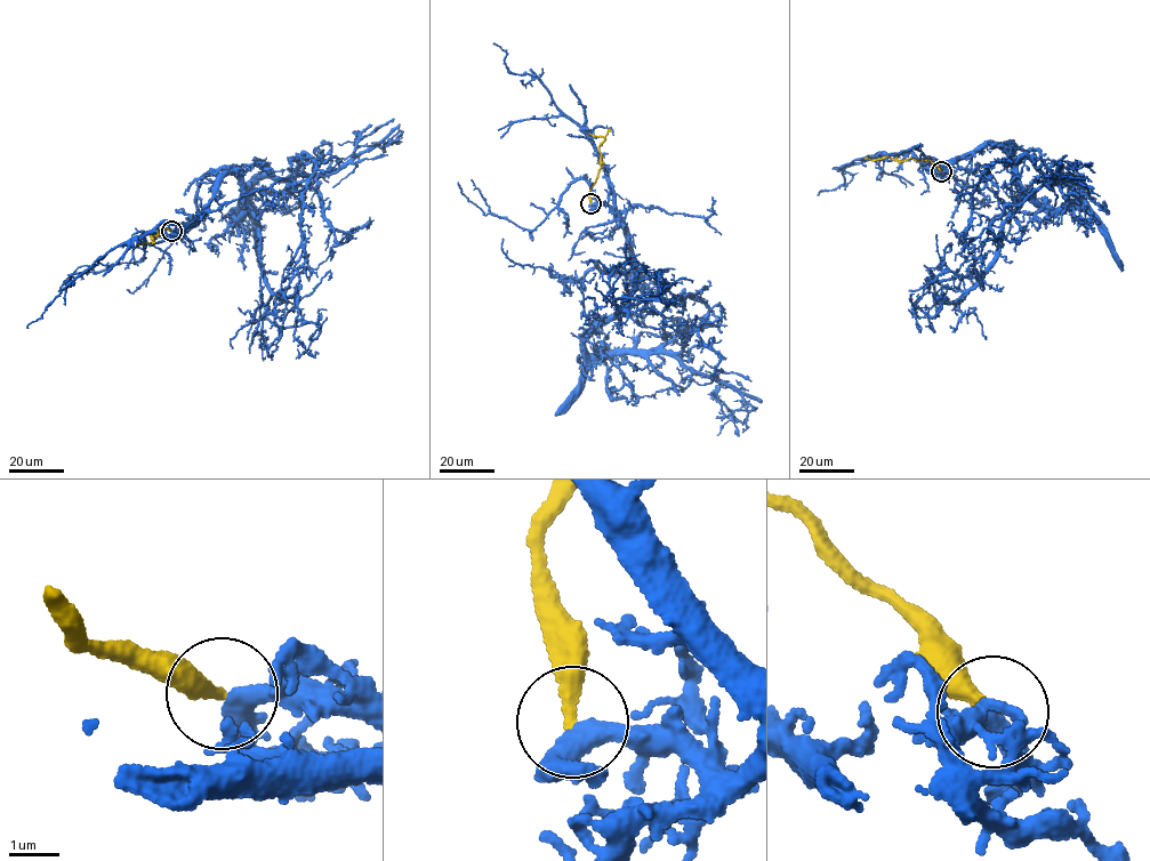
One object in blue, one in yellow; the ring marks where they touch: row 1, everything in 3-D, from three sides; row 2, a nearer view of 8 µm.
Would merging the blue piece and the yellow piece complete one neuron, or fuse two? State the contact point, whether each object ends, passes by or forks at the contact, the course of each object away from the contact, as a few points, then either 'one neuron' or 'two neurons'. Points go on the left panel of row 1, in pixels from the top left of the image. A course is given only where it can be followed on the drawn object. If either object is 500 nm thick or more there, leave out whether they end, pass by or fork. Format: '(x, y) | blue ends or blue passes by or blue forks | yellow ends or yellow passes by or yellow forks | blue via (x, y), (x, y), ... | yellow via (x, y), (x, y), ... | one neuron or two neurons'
(171, 231) | blue passes by | yellow ends | blue via (171, 231), (184, 233), (201, 218), (224, 177), (232, 172), (240, 182), (248, 206), (236, 220) | yellow via (170, 231), (162, 225), (161, 232), (150, 236), (153, 241), (137, 244) | two neurons

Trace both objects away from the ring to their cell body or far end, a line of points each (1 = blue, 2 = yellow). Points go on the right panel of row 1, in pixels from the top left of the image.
1: (941, 171), (988, 145), (1005, 147), (1013, 177), (1048, 209)
2: (941, 171), (927, 160), (887, 157), (878, 159)

